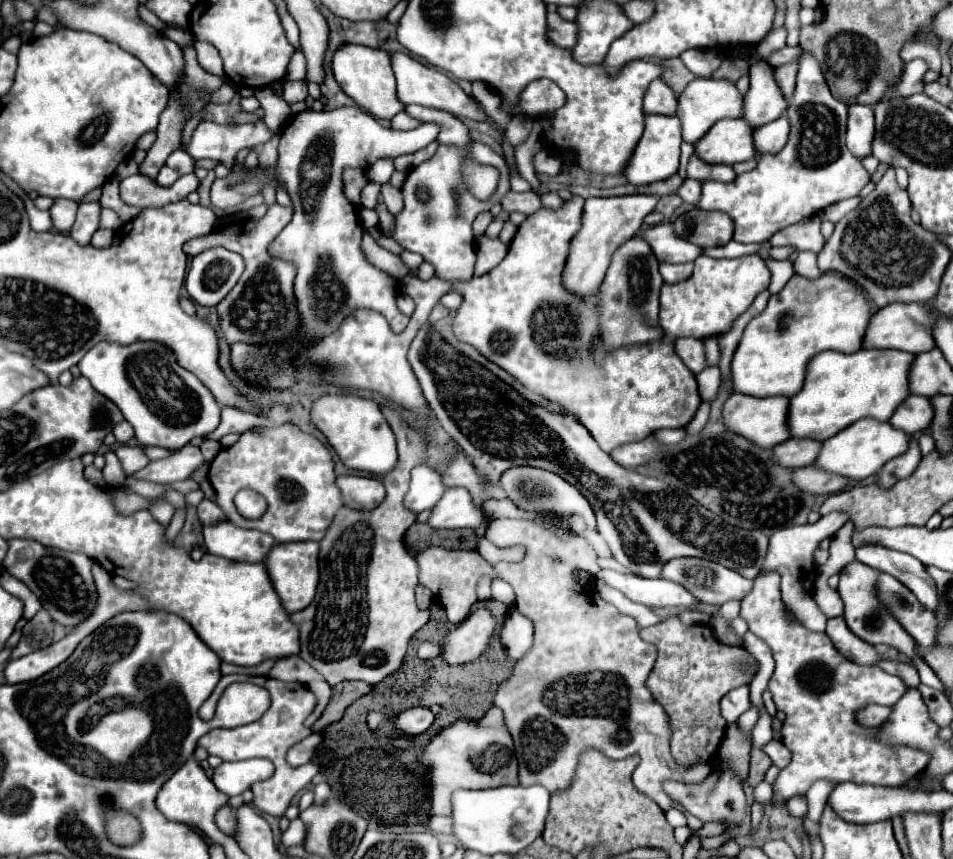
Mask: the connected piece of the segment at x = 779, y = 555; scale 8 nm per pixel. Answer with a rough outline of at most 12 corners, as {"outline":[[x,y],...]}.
{"outline":[[848,517],[778,529],[760,573],[780,573],[782,601],[810,631],[828,617],[812,599],[814,551]]}

